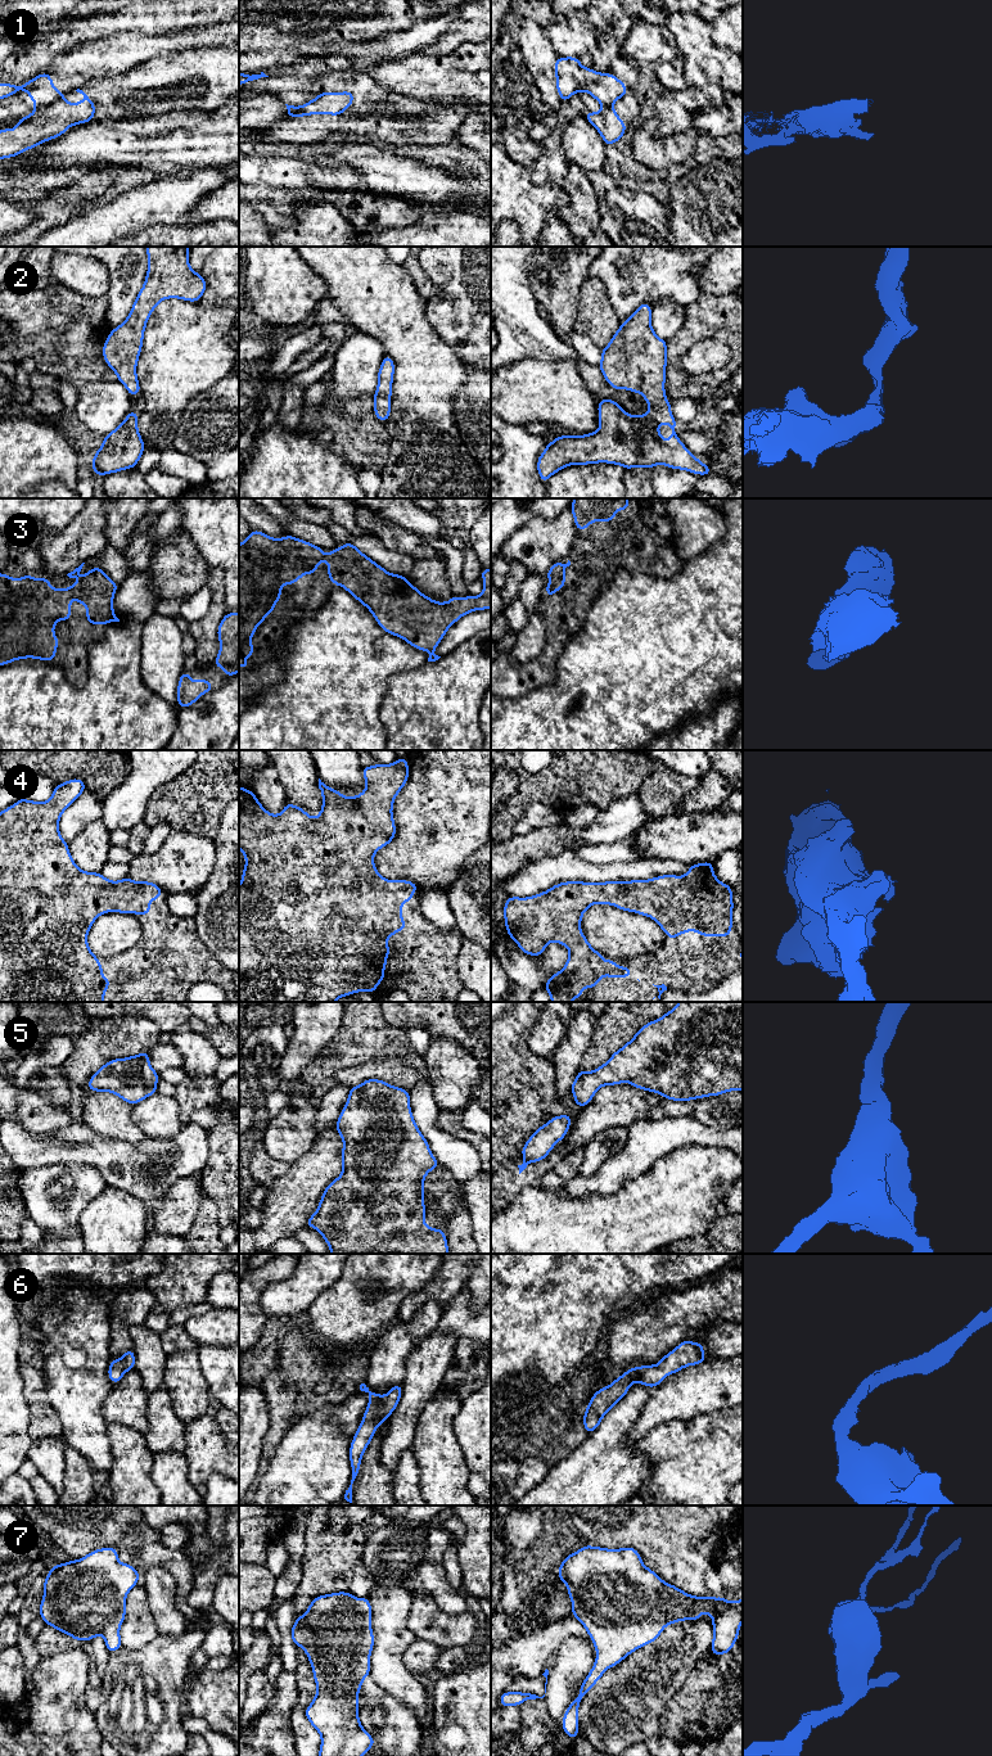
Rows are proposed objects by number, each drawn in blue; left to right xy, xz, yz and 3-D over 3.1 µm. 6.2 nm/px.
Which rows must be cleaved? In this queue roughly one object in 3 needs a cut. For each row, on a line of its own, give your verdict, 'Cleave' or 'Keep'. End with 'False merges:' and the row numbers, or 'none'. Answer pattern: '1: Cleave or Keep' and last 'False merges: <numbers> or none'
1: Cleave
2: Keep
3: Keep
4: Keep
5: Keep
6: Keep
7: Keep
False merges: 1

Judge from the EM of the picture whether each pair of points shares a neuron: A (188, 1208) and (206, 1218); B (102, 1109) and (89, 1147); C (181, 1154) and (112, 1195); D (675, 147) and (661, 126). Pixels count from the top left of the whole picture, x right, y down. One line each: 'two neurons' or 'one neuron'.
A: two neurons
B: two neurons
C: two neurons
D: two neurons

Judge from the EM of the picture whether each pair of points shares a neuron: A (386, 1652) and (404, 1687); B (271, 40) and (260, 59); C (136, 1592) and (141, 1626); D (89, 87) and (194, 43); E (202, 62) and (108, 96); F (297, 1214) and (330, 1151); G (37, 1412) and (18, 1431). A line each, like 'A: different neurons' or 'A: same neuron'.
A: same neuron
B: different neurons
C: same neuron
D: different neurons
E: same neuron
F: same neuron
G: different neurons

